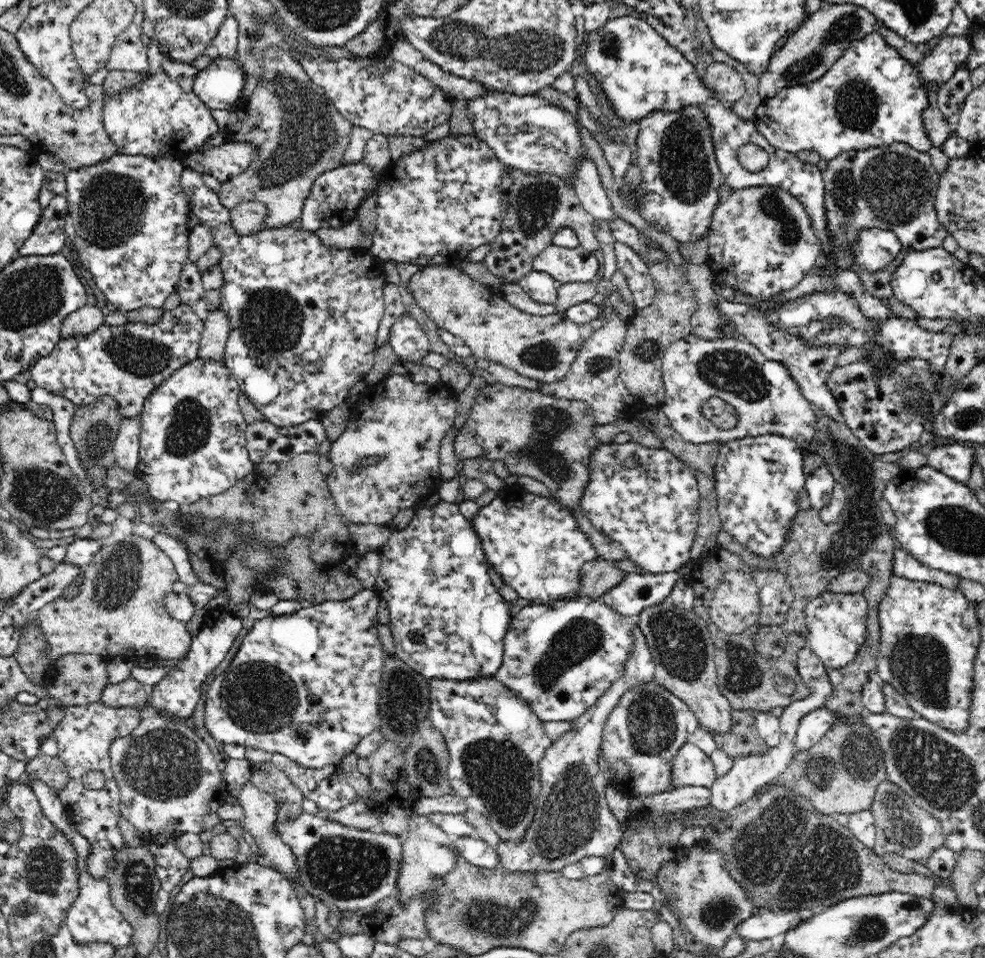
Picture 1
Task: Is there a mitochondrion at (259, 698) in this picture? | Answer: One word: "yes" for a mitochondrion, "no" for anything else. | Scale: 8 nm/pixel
yes

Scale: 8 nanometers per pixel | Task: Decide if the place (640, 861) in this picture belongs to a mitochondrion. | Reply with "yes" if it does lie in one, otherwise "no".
no

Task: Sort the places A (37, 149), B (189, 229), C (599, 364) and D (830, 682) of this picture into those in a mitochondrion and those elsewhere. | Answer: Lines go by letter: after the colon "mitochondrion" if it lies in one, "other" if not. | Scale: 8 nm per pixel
A: other
B: other
C: mitochondrion
D: other

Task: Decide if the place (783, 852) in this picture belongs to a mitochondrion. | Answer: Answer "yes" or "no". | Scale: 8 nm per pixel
yes

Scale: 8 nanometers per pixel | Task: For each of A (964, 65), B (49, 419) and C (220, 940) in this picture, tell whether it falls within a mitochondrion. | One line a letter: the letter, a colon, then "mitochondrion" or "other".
A: other
B: other
C: mitochondrion

